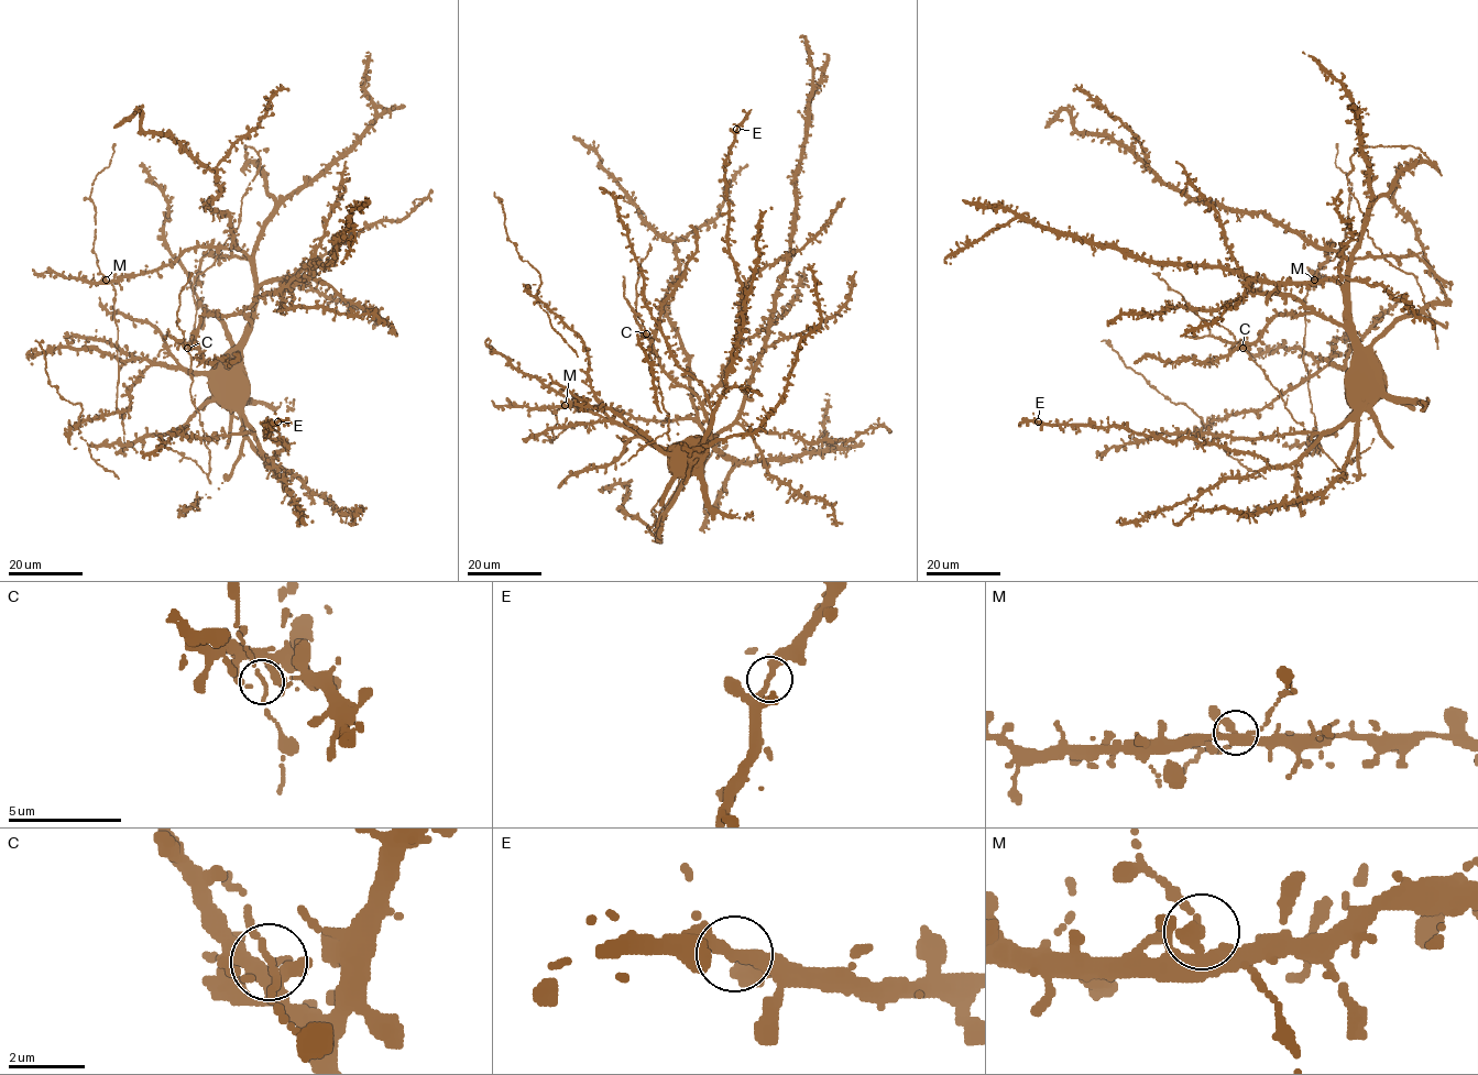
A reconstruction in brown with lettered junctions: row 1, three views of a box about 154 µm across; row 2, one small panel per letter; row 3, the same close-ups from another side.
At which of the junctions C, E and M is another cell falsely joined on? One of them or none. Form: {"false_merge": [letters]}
{"false_merge": []}

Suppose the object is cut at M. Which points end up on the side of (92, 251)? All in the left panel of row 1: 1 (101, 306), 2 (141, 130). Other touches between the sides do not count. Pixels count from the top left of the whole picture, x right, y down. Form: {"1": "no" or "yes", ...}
{"1": "no", "2": "no"}

